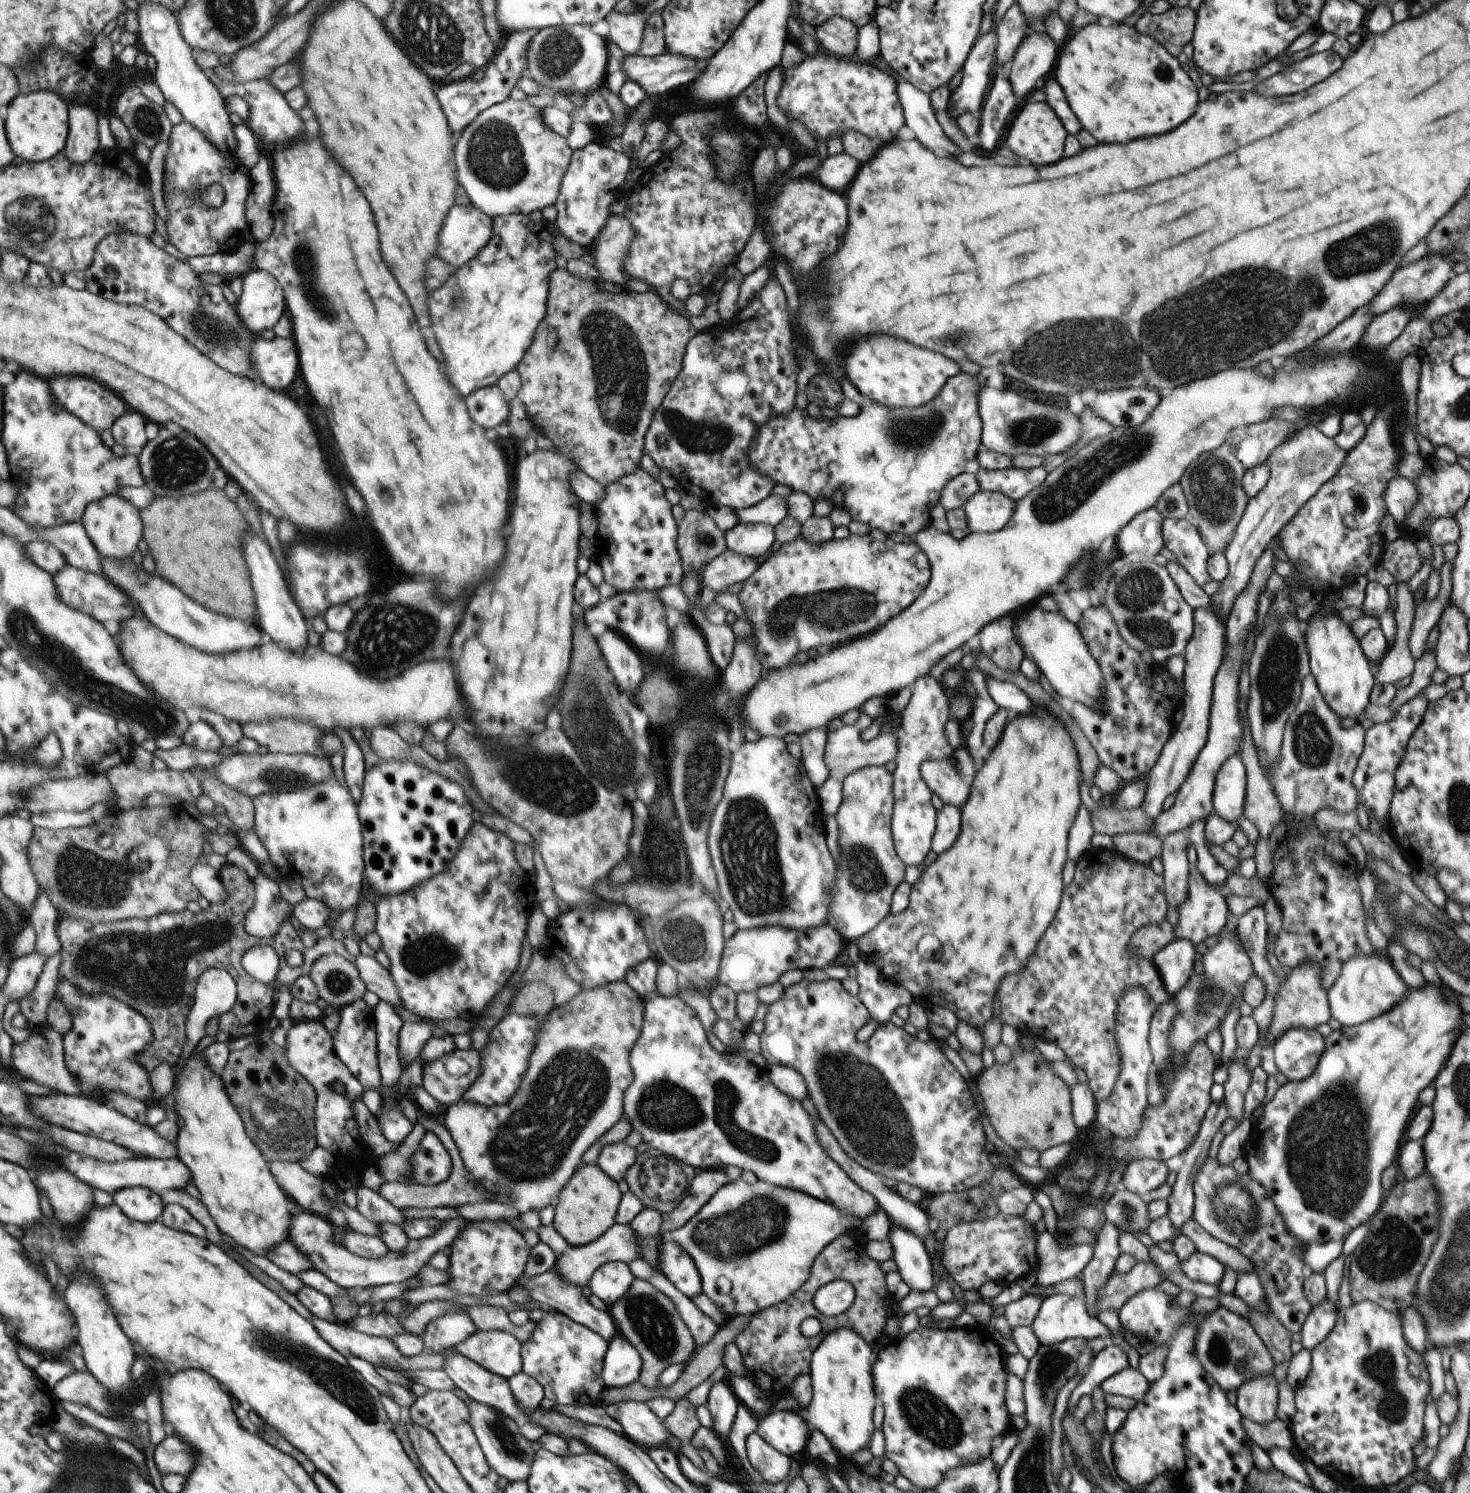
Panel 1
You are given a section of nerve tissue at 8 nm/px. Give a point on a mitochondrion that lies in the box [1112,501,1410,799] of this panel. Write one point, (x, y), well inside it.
(1280, 664)

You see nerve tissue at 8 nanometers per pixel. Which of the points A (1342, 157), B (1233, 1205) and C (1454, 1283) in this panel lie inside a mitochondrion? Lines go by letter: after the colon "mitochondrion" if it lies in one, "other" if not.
A: other
B: mitochondrion
C: mitochondrion

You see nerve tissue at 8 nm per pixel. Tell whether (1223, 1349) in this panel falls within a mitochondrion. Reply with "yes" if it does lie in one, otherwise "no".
yes

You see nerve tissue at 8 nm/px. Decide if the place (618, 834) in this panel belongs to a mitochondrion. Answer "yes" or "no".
no

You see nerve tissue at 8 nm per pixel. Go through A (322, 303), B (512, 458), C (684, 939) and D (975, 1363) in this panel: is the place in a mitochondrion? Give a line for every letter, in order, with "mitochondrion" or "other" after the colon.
A: mitochondrion
B: other
C: mitochondrion
D: other

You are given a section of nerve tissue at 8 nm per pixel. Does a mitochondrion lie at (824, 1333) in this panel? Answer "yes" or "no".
no

